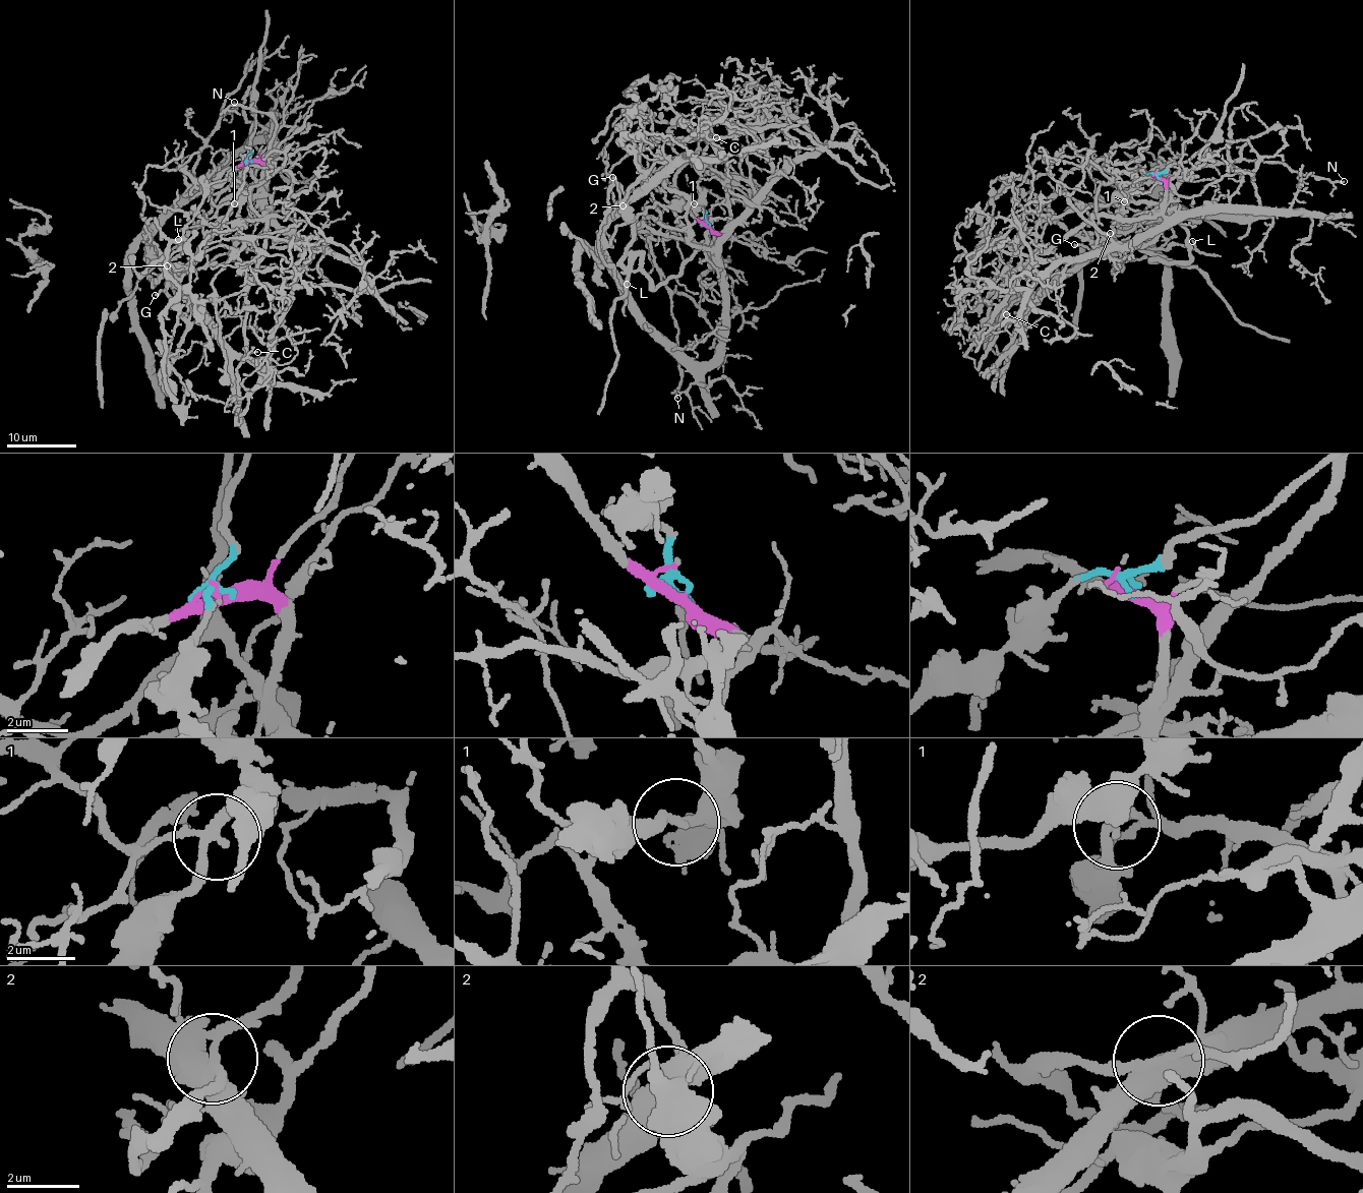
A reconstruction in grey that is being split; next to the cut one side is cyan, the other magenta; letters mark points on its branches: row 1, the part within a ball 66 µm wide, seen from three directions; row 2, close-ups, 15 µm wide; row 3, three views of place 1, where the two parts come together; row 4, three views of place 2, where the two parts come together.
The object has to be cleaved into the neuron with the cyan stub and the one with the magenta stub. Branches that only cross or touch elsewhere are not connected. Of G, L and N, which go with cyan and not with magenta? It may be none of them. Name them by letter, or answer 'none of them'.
G, L, N

